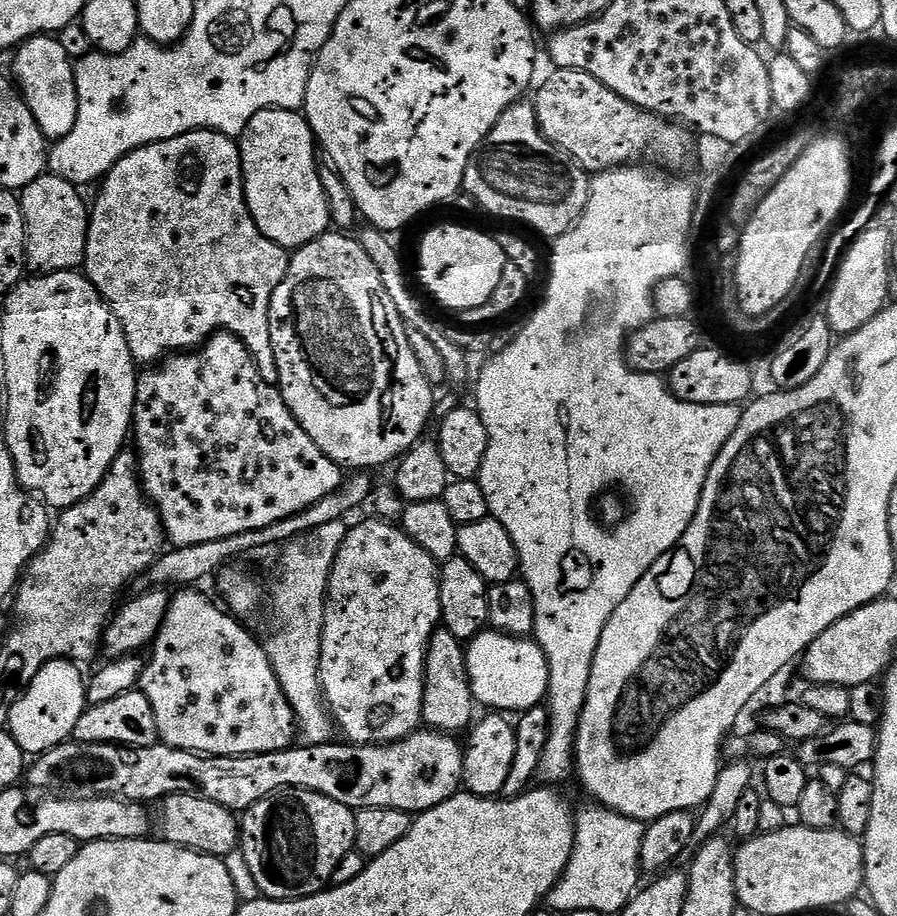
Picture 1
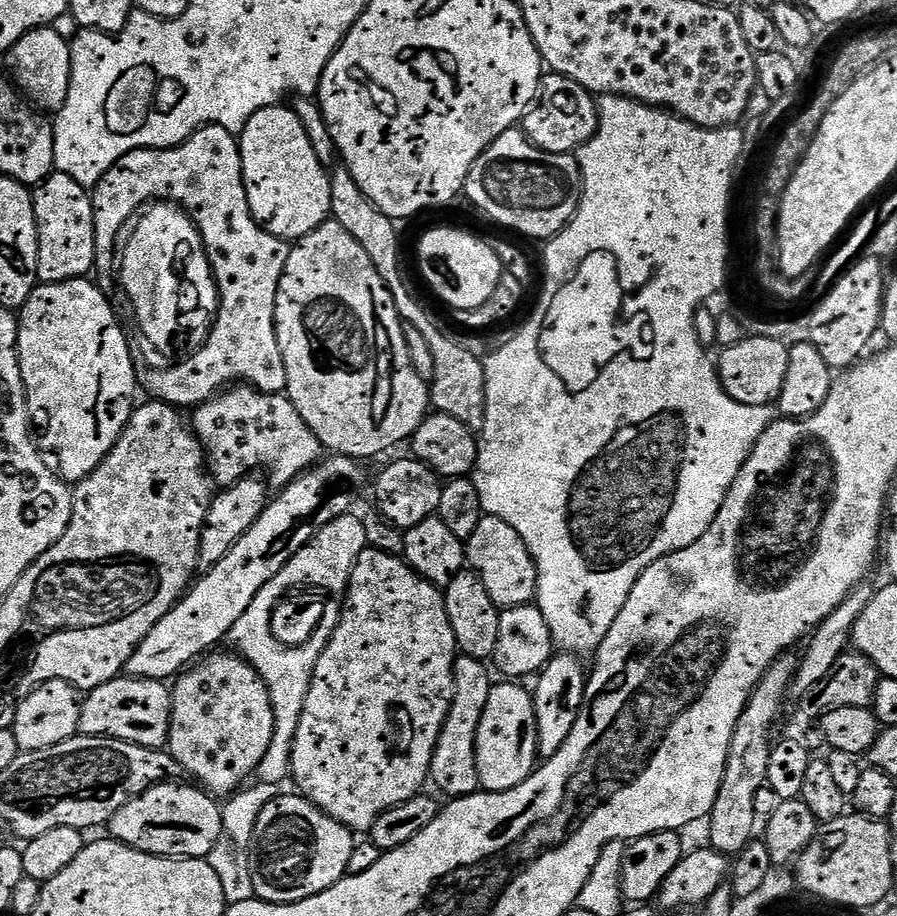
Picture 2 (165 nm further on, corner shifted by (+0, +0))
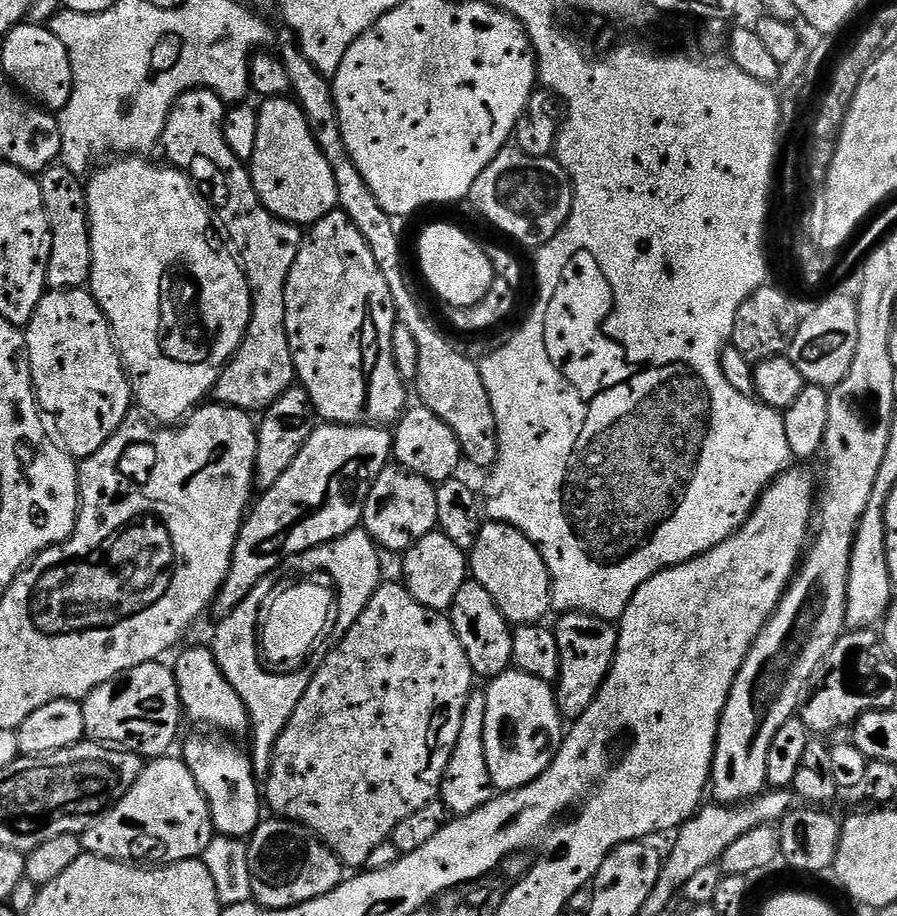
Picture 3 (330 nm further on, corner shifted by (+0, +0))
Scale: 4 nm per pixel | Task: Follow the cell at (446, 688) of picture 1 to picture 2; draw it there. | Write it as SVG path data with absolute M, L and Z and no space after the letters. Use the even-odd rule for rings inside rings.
M460 654L457 655L456 661L454 662L454 698L452 699L452 705L450 710L446 714L446 722L442 726L442 730L438 734L438 742L434 746L434 754L432 755L432 770L430 773L431 783L436 783L442 791L445 792L445 797L455 798L458 796L469 796L475 792L481 791L480 779L478 778L478 762L476 761L476 743L478 742L478 722L482 722L482 710L486 710L486 701L490 699L490 690L492 689L494 683L493 673L490 671L488 673L489 665L485 661L479 660L478 658L470 658L469 656Z

